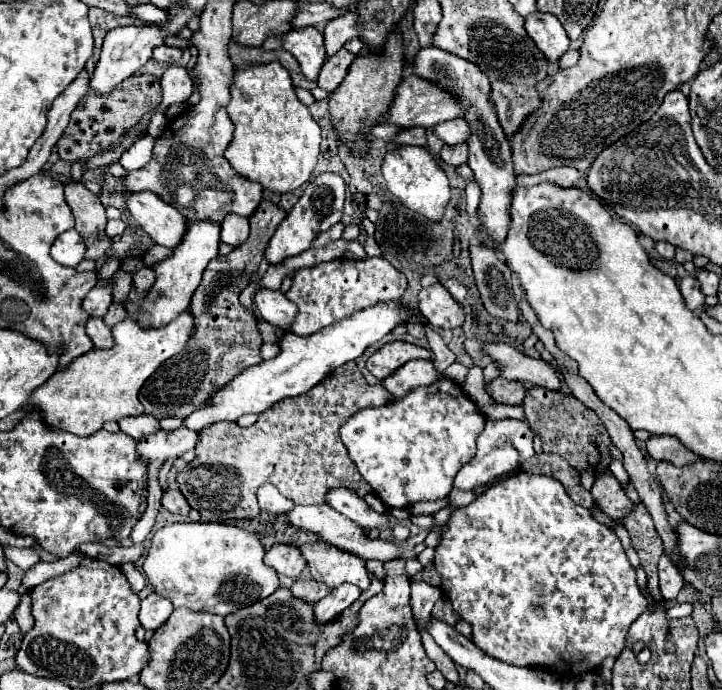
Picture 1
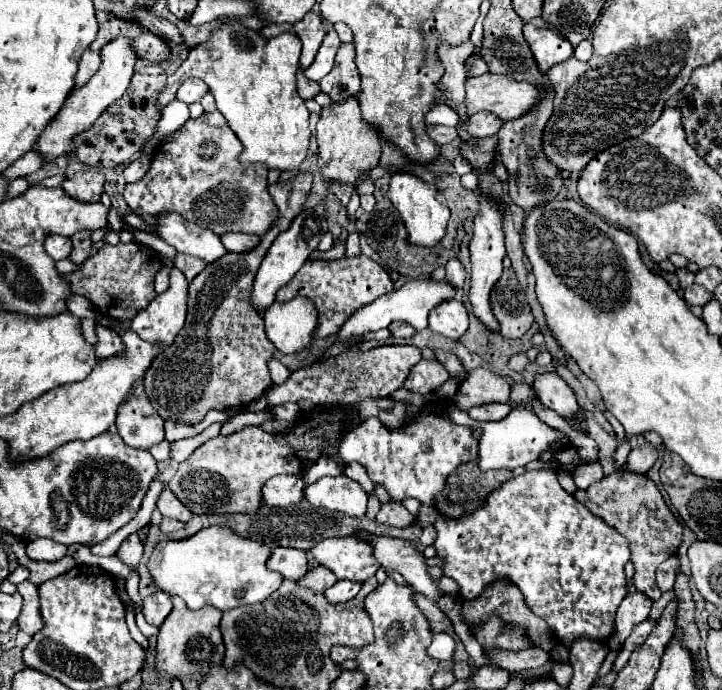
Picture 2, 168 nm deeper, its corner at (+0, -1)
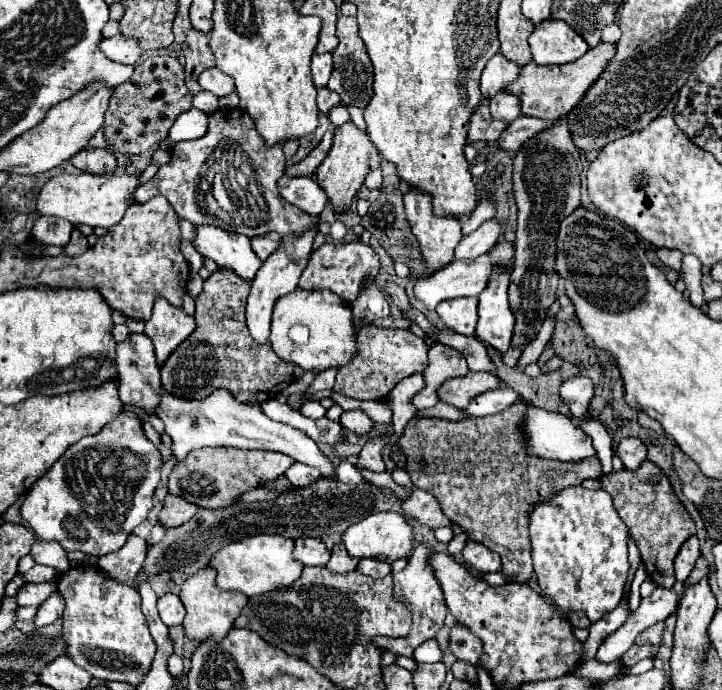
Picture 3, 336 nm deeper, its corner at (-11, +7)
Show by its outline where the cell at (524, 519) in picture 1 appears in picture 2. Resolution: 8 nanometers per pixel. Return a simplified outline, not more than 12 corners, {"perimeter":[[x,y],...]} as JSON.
{"perimeter":[[552,470],[516,476],[434,548],[464,600],[498,576],[564,646],[604,640],[624,536]]}

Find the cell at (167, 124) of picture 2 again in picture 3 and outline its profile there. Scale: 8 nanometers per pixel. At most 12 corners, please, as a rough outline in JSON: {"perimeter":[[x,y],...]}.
{"perimeter":[[199,92],[193,96],[193,106],[213,114],[217,96]]}

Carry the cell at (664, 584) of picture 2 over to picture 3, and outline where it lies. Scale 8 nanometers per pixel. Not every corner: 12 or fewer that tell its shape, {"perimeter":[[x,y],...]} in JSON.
{"perimeter":[[691,536],[675,558],[675,578],[685,582],[699,558],[699,540]]}

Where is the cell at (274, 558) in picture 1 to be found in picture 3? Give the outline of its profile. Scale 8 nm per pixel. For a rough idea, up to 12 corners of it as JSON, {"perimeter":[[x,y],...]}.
{"perimeter":[[297,538],[293,558],[325,566],[329,550],[321,538]]}

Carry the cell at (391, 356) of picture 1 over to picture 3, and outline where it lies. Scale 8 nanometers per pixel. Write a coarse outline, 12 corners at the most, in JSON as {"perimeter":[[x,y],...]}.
{"perimeter":[[363,326],[333,390],[381,400],[427,368],[411,330]]}

